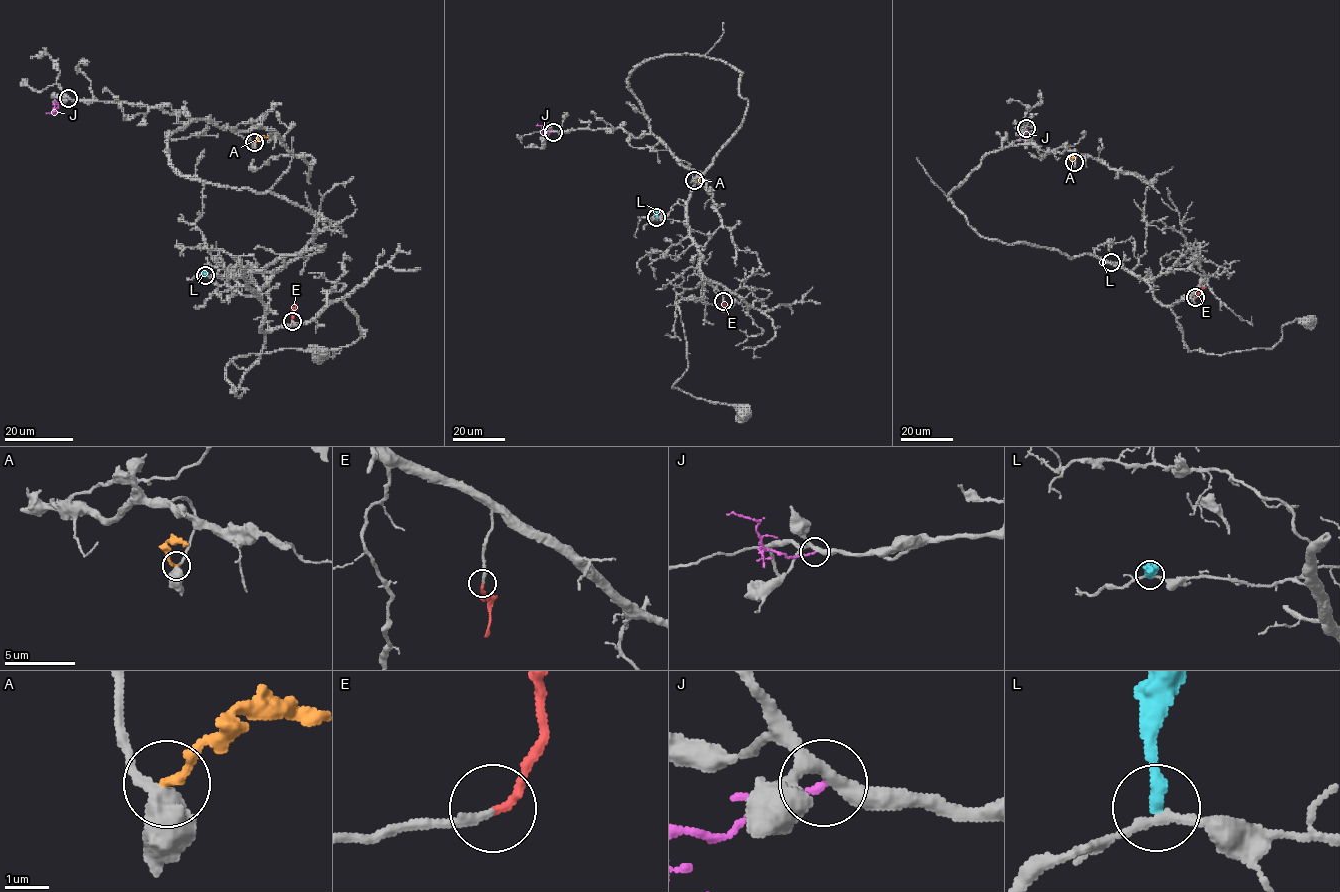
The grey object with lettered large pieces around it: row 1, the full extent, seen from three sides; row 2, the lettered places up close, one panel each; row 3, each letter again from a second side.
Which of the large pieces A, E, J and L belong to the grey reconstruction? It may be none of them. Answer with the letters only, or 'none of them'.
E

